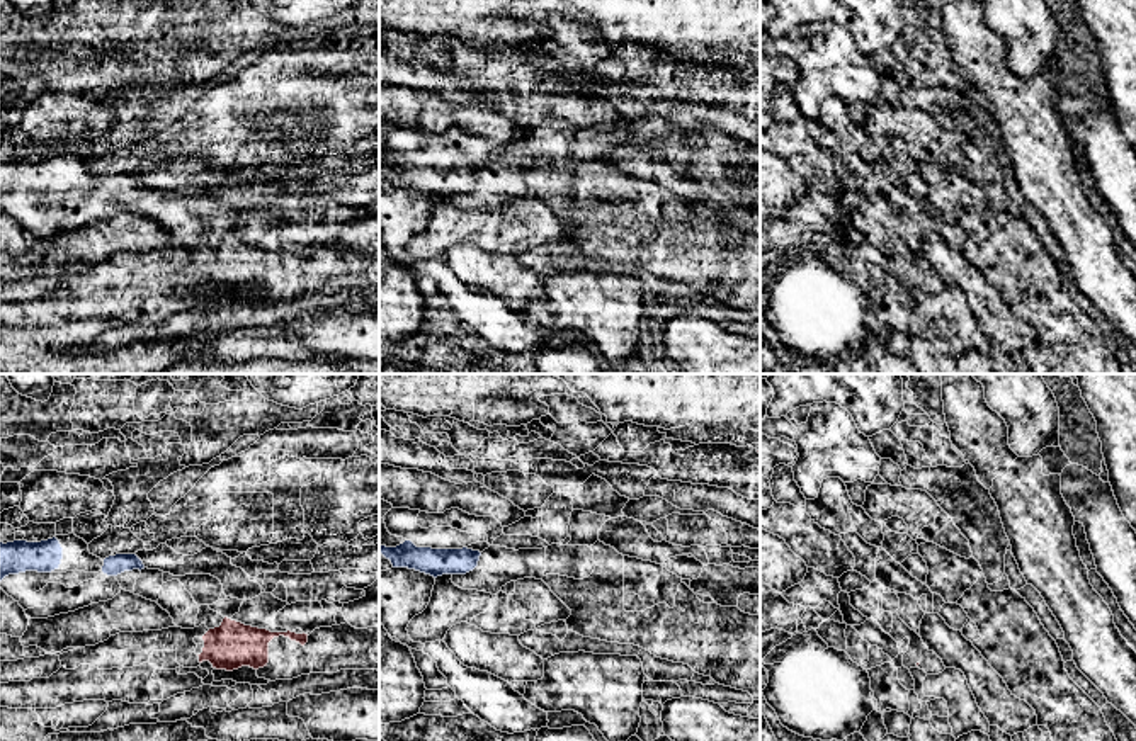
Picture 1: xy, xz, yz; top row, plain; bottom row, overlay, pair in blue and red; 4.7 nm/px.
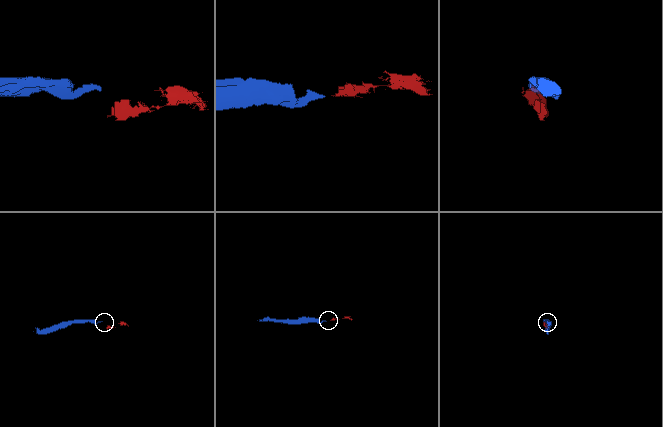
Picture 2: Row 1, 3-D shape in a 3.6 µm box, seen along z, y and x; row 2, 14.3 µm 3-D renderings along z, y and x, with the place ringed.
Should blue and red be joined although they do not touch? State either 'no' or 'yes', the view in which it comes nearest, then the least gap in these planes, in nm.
no; view xy; gap 420 nm

